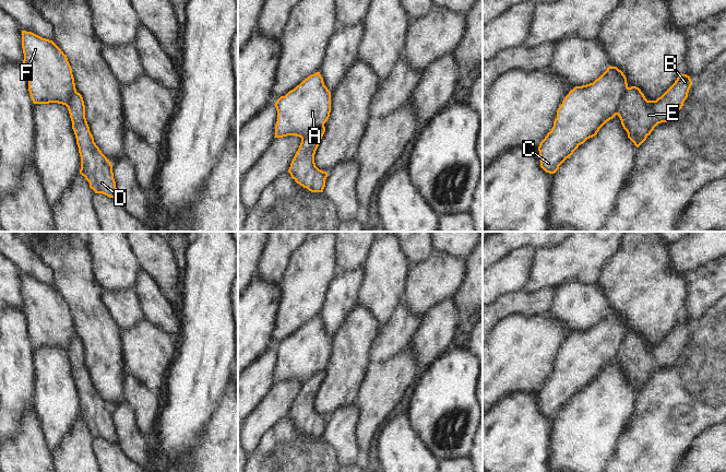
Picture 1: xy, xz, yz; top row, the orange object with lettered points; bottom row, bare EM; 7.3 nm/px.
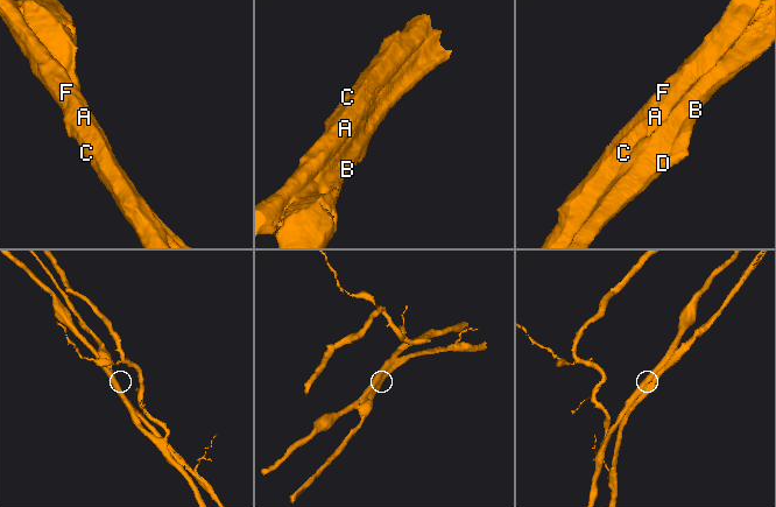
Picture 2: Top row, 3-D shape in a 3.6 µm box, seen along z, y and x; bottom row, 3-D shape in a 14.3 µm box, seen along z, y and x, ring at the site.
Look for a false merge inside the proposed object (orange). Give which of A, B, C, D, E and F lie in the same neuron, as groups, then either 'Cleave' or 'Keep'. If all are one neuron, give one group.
Groups: A C F / B D E. Cleave

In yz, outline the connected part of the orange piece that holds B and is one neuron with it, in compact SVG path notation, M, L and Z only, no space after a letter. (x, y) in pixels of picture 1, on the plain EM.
M680 319L675 328L656 345L647 345L636 331L628 332L616 359L619 361L628 382L639 392L662 367L674 365L688 342L692 326Z

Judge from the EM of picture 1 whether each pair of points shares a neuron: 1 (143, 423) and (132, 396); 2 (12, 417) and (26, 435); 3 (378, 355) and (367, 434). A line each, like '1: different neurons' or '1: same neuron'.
1: same neuron
2: different neurons
3: different neurons

